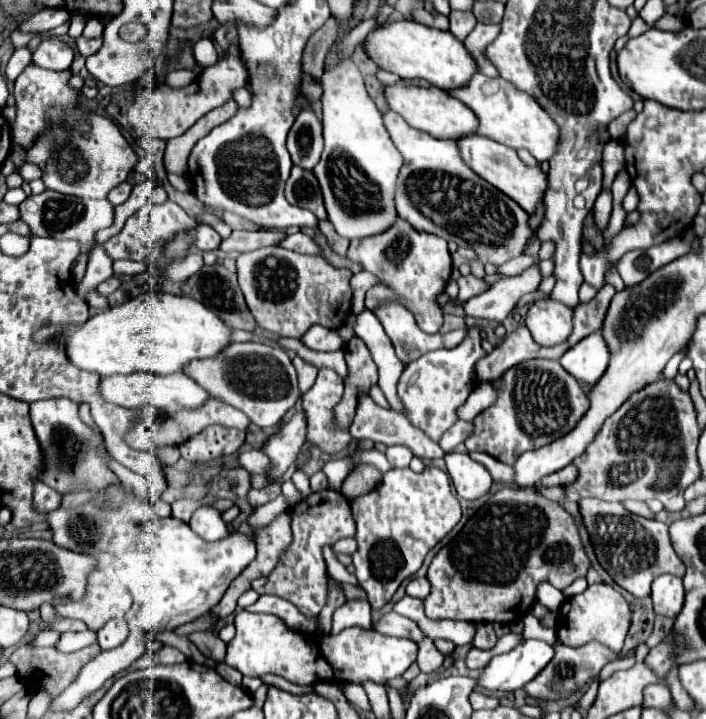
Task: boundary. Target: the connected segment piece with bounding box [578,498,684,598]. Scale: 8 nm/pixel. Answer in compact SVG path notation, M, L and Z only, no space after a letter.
M584 498L578 502L578 506L598 562L614 578L614 582L628 590L632 596L650 596L650 584L660 574L674 574L680 578L684 576L684 564L672 548L668 526L664 522L636 516L628 512L620 502Z

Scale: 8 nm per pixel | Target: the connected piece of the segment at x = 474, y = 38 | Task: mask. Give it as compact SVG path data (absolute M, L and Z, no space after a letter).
M478 22L476 28L464 40L466 50L472 54L476 66L478 66L478 72L484 74L484 76L498 76L496 68L486 68L484 66L484 48L486 48L486 44L492 42L492 32L500 32L500 24L482 24L482 22Z

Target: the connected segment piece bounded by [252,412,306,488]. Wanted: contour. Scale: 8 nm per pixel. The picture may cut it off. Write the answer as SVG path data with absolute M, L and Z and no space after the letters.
M298 412L278 434L270 436L266 444L260 448L264 454L268 454L274 460L276 466L268 476L252 476L252 486L260 488L282 476L286 468L294 464L296 452L302 448L304 442L306 442L306 416L304 412Z

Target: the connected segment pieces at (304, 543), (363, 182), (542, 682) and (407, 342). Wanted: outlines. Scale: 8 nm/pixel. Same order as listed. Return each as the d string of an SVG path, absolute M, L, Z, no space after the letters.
M322 490L302 500L292 512L292 544L276 564L276 568L252 582L258 594L274 594L292 602L306 618L318 616L326 604L326 562L322 556L322 544L334 544L340 536L354 536L356 527L352 520L350 502L334 490Z
M372 18L361 22L358 28L350 30L348 36L344 36L344 40L340 40L340 44L336 46L336 50L340 54L338 64L322 74L322 86L324 86L324 94L322 94L324 154L322 154L320 162L314 166L314 174L316 174L320 188L322 188L324 204L328 210L328 220L334 224L334 228L340 236L350 238L350 240L380 234L380 232L384 232L384 228L388 228L396 220L394 190L396 190L396 176L400 172L400 164L404 162L404 160L400 160L400 152L396 152L396 146L392 144L392 140L390 140L390 136L382 124L380 110L376 108L374 100L366 92L364 78L362 78L358 66L352 62L354 48L358 46L358 42L362 42L366 38L368 30L376 25L376 19Z
M560 642L554 644L554 658L552 658L552 664L548 664L544 668L544 672L540 672L540 676L536 676L536 680L528 682L524 686L524 690L534 696L534 698L544 698L544 700L558 700L558 698L568 698L570 694L574 694L578 688L582 688L586 682L594 680L600 670L616 660L620 656L616 656L616 652L612 652L610 648L598 644L598 642L590 642L582 648L570 648L570 646L564 646Z
M382 302L372 312L376 314L384 332L392 340L396 356L400 358L402 364L410 364L418 360L422 354L432 352L432 350L454 348L466 336L466 330L454 330L446 334L442 332L426 334L418 328L414 314L396 302Z

